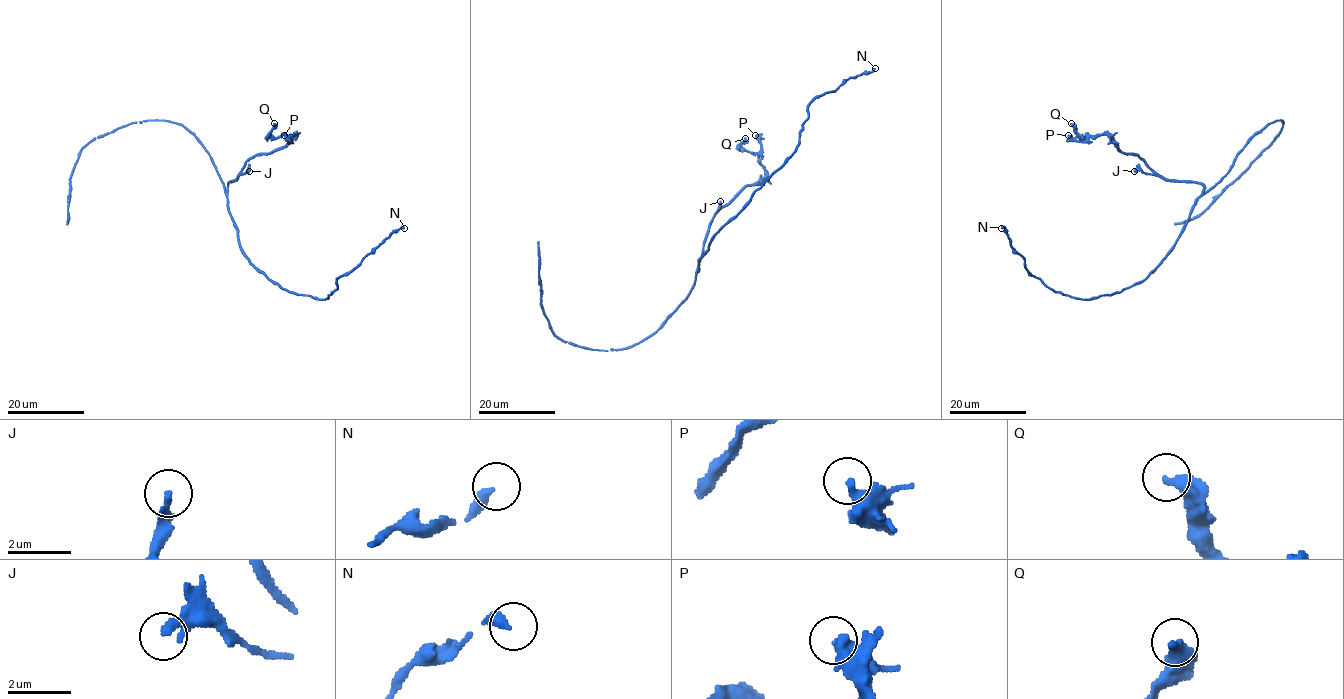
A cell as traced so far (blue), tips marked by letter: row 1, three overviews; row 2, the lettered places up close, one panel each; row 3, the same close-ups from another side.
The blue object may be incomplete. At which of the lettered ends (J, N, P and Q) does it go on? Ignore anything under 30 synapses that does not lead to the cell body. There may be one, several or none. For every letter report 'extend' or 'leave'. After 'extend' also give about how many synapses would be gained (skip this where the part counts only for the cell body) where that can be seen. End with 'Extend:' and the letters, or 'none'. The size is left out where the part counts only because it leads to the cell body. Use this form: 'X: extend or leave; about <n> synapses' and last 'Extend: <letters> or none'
J: leave
N: leave
P: leave
Q: leave
Extend: none

